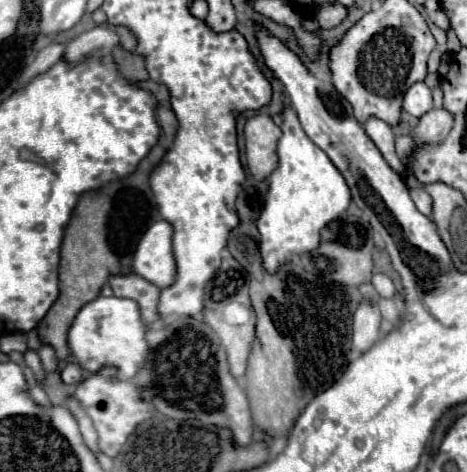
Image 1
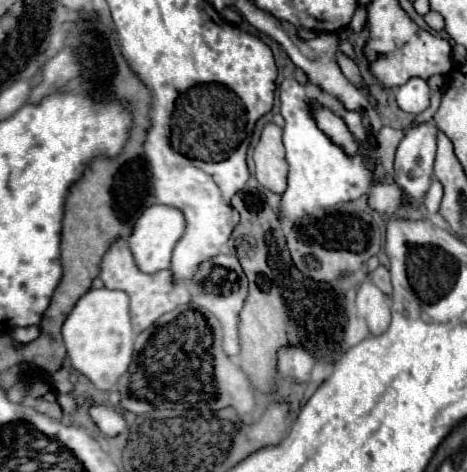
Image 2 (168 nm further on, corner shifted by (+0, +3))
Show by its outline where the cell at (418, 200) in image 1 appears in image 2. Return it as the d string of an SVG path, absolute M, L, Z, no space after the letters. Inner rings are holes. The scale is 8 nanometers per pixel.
M434 178L432 184L430 184L430 190L426 192L426 198L424 198L424 206L426 206L426 210L428 210L430 214L438 212L440 202L442 202L442 196L444 196L444 188L442 188L440 180Z

